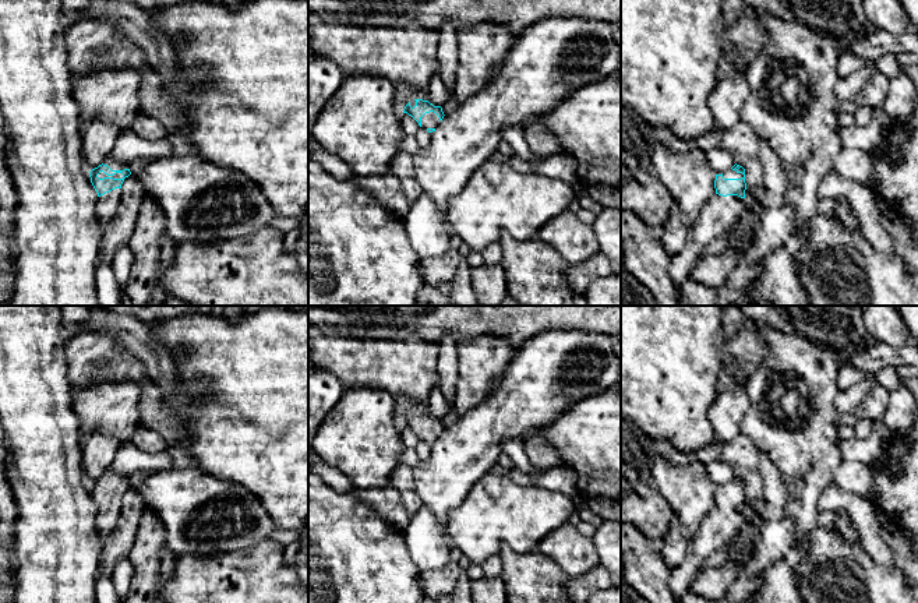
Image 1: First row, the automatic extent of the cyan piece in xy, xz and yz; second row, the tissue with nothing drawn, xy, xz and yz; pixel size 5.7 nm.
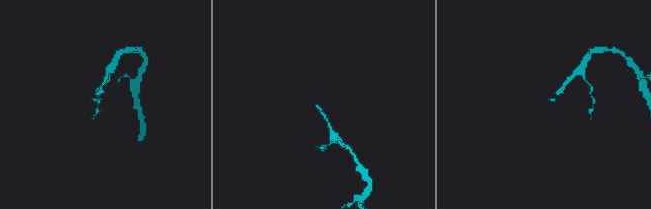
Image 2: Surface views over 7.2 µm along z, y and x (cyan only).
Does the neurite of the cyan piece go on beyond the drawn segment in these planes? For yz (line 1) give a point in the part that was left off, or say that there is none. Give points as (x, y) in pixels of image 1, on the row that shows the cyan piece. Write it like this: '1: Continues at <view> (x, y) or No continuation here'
1: Continues at yz (720, 214)

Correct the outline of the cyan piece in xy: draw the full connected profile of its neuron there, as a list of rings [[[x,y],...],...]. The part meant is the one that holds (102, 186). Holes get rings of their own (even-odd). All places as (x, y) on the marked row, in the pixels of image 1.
[[[109,156],[103,163],[89,172],[91,183],[98,193],[96,214],[105,226],[116,215],[121,202],[121,184],[131,174],[126,162],[117,162]]]

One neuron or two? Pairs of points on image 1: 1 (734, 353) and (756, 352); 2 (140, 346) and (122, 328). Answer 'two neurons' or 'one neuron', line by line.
1: one neuron
2: one neuron

